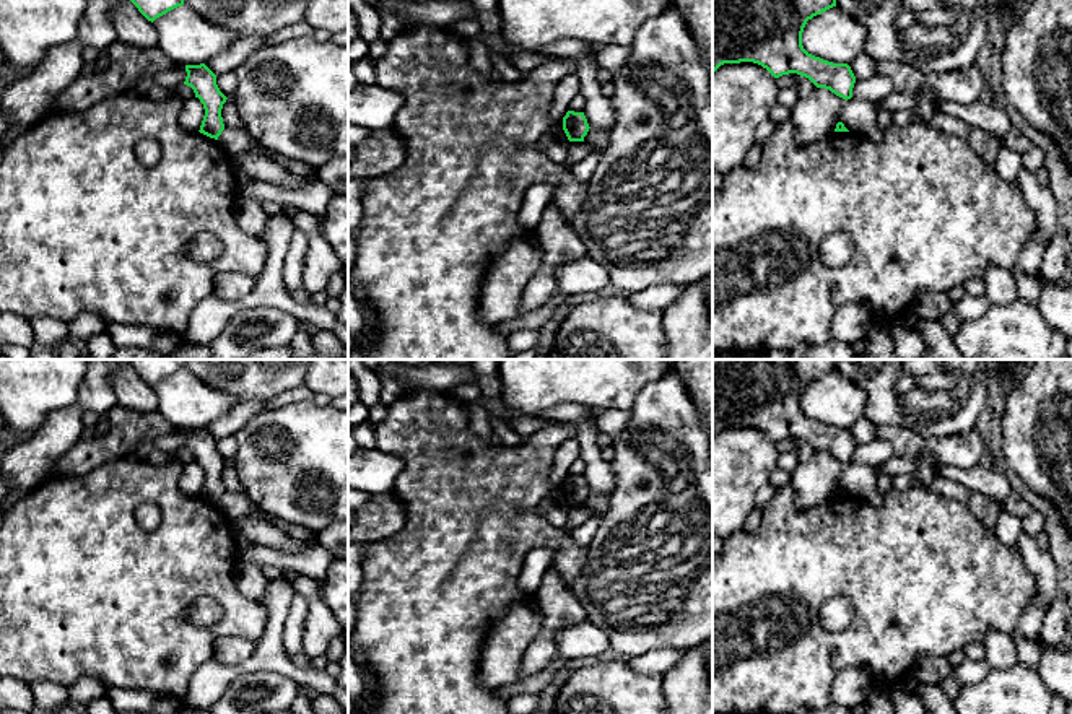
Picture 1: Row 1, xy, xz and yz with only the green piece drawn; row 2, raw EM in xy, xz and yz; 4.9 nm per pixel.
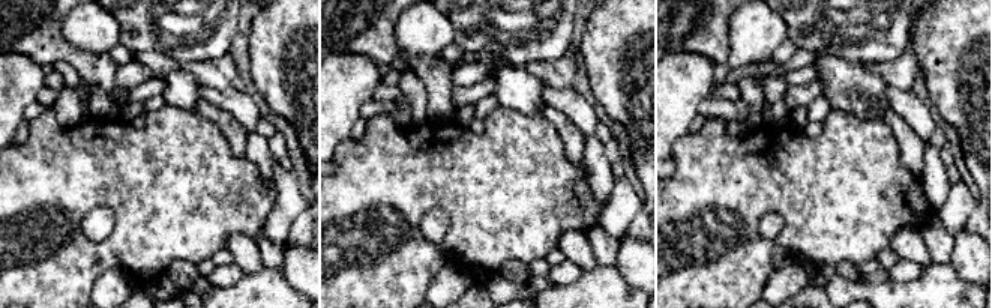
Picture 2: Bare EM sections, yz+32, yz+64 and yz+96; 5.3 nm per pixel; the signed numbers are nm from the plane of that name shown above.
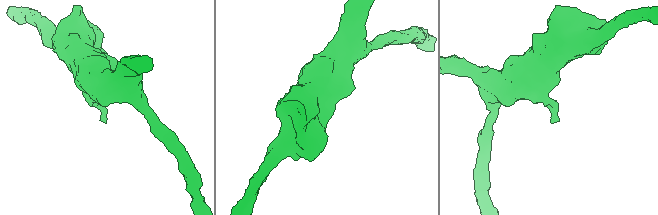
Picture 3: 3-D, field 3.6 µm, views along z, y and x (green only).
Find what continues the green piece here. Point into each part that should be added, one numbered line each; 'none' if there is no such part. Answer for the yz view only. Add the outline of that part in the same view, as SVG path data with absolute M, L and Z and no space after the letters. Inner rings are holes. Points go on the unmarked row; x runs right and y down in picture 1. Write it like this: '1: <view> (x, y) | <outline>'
none

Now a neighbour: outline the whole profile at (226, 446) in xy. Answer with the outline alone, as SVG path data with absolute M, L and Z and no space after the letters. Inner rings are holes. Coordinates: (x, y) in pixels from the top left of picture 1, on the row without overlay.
M224 436L224 438L218 439L216 449L226 462L233 460L233 457L236 455L236 451L237 451L236 438L234 436Z

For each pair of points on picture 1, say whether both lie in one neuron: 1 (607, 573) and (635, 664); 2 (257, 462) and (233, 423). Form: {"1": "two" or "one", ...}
{"1": "two", "2": "two"}

